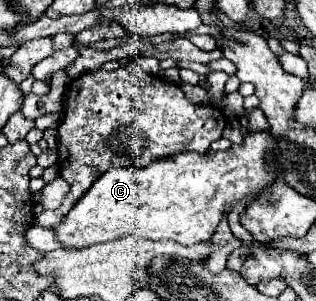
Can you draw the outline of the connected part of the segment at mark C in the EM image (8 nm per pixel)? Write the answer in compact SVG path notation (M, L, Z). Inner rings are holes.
M259 130L249 132L241 144L233 144L223 152L181 152L169 158L159 158L145 168L111 168L89 188L81 200L77 200L63 224L55 228L59 242L63 242L67 248L87 248L131 234L149 240L175 240L183 246L211 240L225 214L229 214L239 202L249 204L259 200L263 192L281 176L279 158L283 152L279 150L279 144L283 140L285 138L275 138L267 130Z

